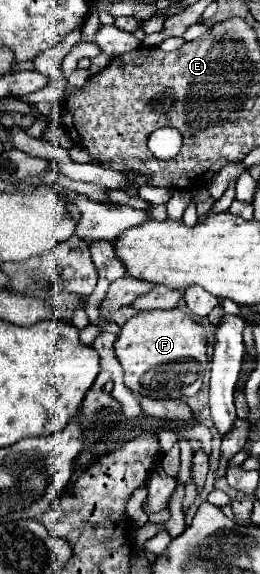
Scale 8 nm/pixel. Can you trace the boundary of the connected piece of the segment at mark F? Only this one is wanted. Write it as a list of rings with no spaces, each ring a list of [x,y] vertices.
[[[180,309],[136,313],[122,325],[114,351],[124,369],[126,387],[152,399],[180,399],[198,393],[208,367],[206,329]]]

